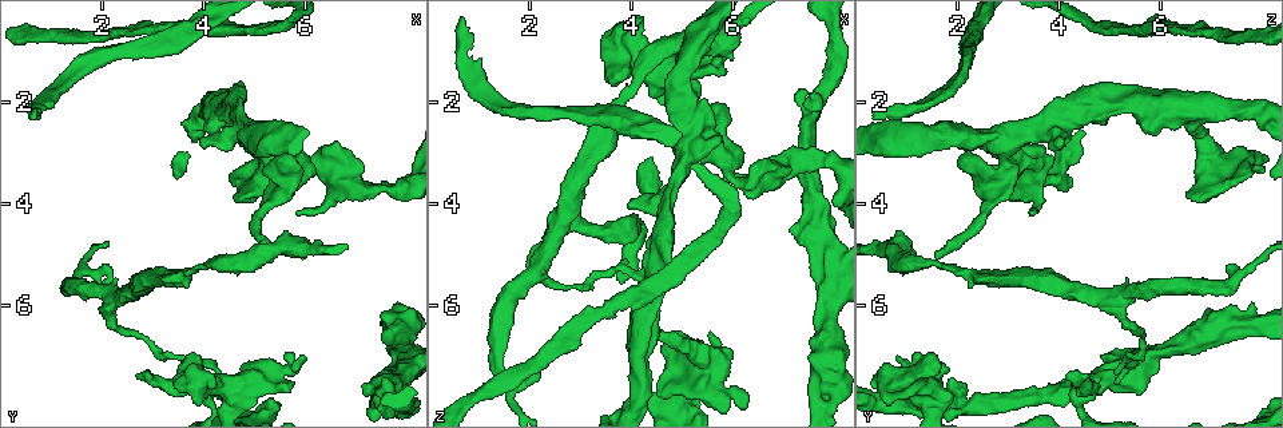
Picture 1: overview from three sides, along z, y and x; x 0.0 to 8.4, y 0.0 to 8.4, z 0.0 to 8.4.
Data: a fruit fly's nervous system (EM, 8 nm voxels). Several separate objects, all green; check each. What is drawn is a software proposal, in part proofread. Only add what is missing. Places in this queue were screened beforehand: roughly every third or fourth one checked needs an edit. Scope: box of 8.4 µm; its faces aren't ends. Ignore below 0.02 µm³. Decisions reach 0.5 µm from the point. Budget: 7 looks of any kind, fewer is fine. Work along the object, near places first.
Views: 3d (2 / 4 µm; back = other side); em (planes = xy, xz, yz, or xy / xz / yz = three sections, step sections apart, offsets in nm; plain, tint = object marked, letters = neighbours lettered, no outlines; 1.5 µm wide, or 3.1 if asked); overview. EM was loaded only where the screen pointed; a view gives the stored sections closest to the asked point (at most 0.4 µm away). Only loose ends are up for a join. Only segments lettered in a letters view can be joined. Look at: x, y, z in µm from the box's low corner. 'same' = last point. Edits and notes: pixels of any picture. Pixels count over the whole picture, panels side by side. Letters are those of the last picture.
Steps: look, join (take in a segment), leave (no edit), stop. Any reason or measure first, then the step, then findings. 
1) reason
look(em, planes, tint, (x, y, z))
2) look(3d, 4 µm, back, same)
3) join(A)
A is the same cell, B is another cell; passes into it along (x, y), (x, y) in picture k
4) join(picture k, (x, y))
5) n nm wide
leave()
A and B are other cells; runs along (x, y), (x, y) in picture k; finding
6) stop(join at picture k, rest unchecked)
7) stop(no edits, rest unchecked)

an open end
look(3d, 2 µm, (7.50, 7.40, 1.95))

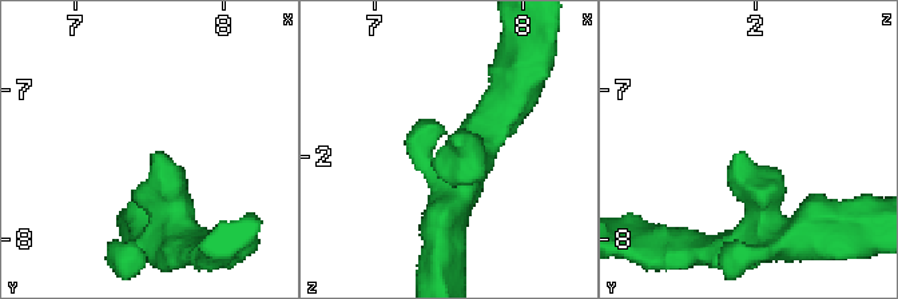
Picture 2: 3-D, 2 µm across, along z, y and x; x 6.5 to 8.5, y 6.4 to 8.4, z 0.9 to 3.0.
now the EM
look(em, planes, plain, (7.58, 7.40, 1.94))

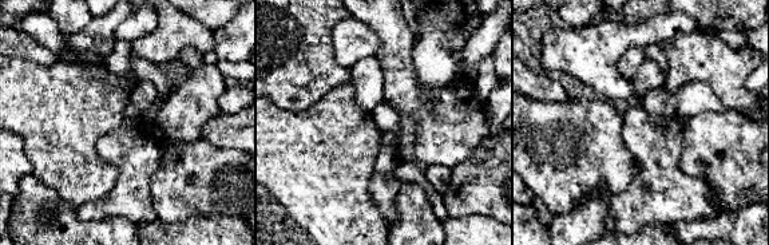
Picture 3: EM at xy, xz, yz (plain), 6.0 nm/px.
what lies round it
look(em, planes, letters, same)

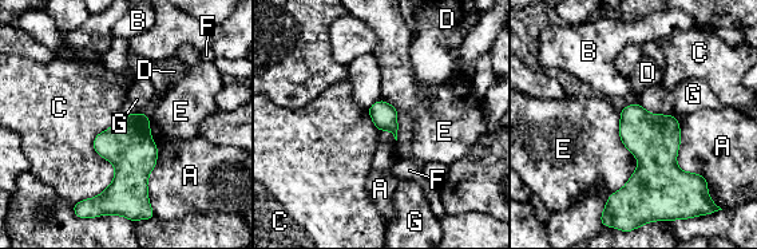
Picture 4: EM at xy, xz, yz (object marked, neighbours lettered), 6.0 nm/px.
leave()
A, B, C, D, E, F and G are other cells; border along (638, 103), (680, 121) in picture 4; none of them fits

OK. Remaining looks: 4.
free end
look(em, planes, plain, (6.05, 7.00, 0.85))

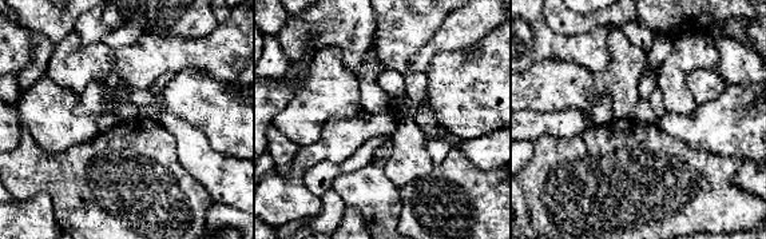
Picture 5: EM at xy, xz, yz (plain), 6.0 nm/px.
where the object lies
look(em, planes, tint, same)

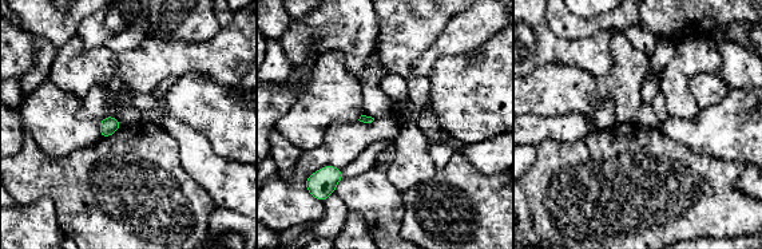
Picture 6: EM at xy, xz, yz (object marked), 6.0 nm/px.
what lies round it
look(em, planes, letters, same)

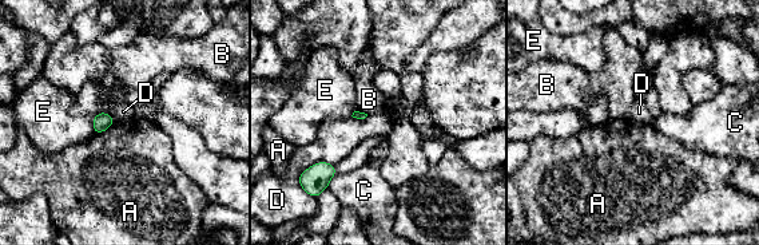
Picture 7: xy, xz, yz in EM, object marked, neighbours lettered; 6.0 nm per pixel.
D touches over 200 nm
leave()
A, B, C, D and E are other cells; no lettered segment goes on from it

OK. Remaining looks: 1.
stop(no edits, rest unchecked)

